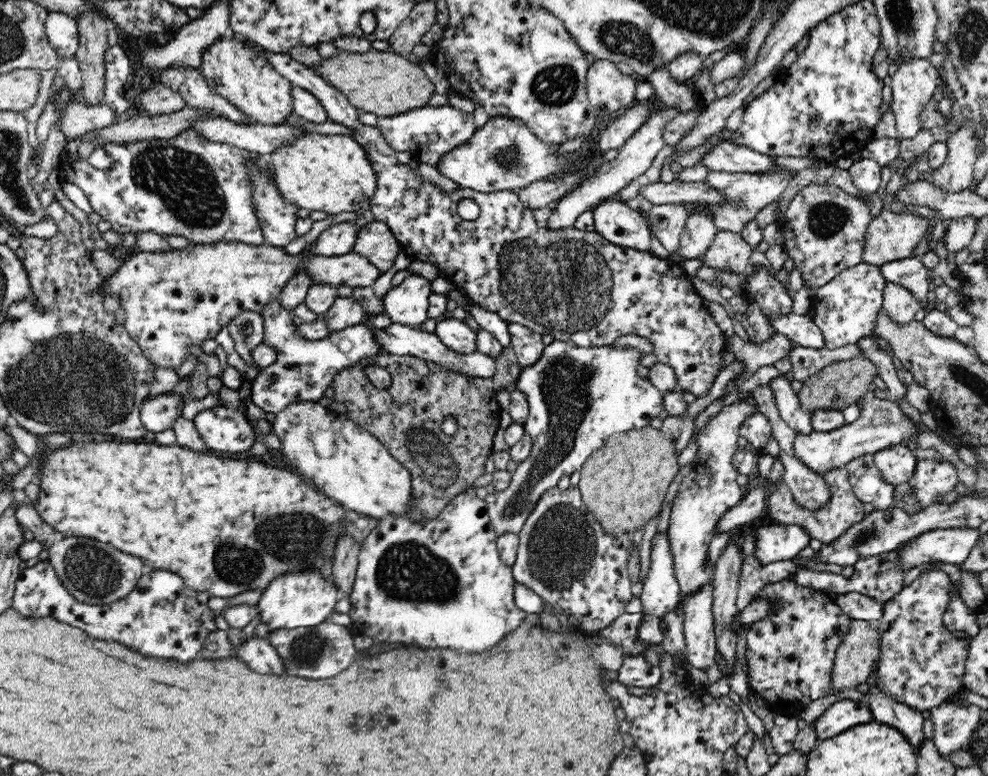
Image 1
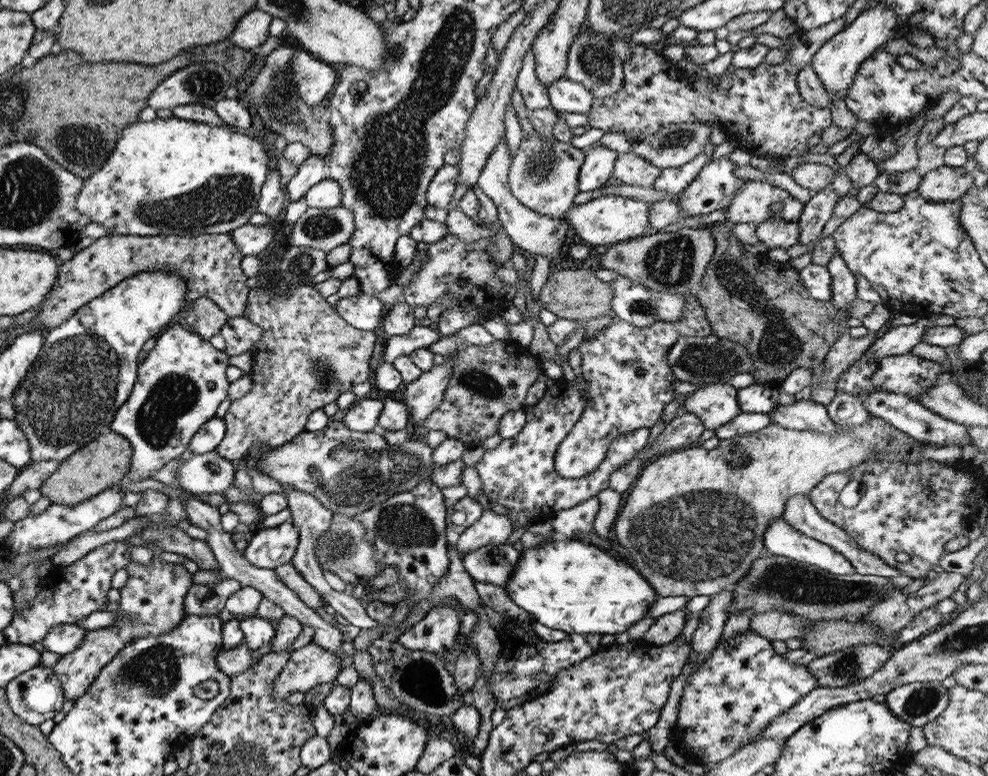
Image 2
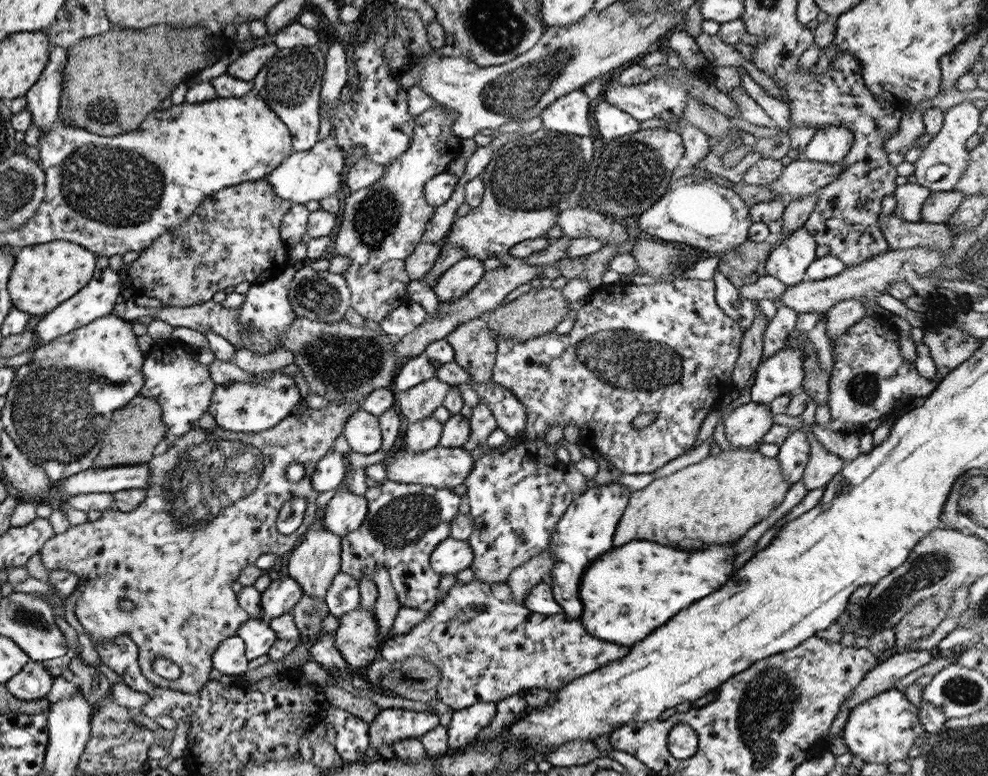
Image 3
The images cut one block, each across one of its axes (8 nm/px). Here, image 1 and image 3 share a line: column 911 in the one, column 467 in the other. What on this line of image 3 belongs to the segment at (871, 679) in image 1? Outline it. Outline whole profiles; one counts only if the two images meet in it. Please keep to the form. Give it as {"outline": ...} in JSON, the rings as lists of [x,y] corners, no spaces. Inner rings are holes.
{"outline":[[[475,703],[458,712],[451,712],[447,724],[447,752],[458,752],[471,742],[481,728],[491,722],[495,714],[495,704]]]}

